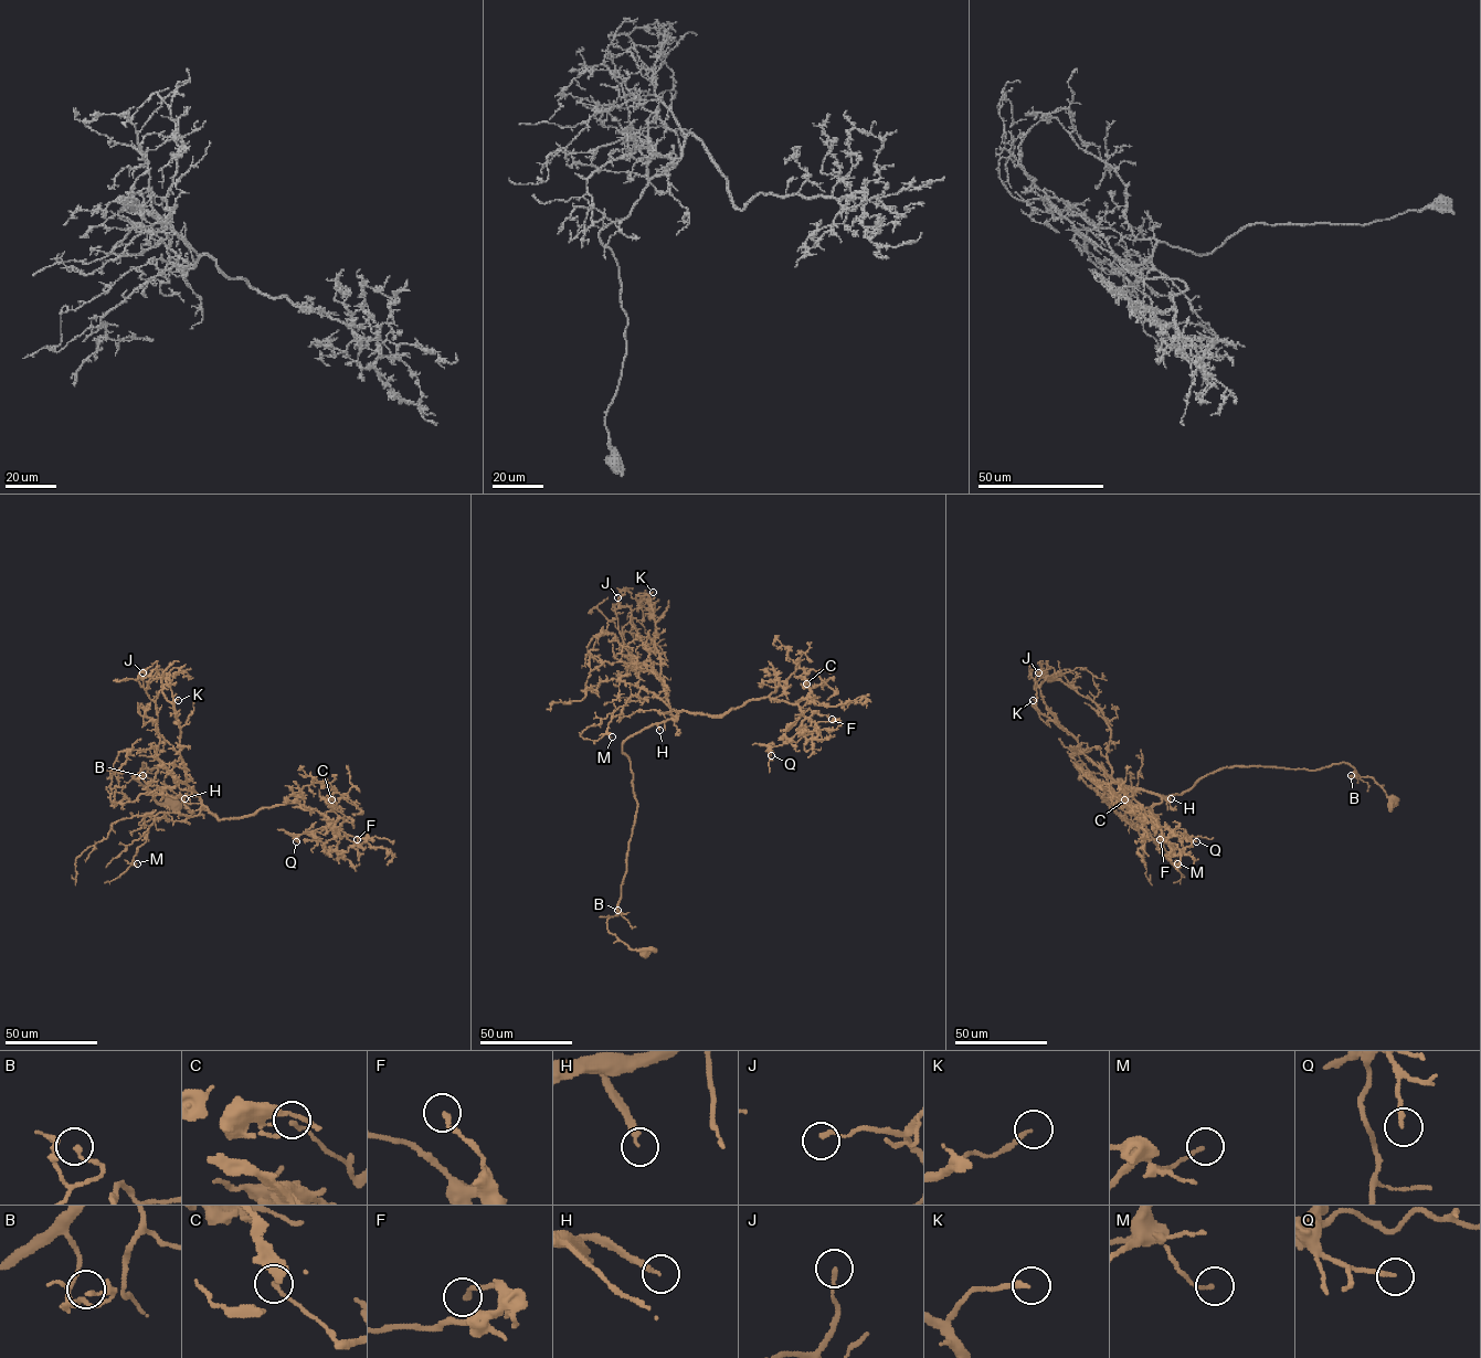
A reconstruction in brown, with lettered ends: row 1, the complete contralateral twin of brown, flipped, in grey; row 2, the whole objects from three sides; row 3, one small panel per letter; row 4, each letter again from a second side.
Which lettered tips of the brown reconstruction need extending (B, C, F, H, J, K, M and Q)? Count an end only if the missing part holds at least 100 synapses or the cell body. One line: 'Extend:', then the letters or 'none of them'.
Extend: H

